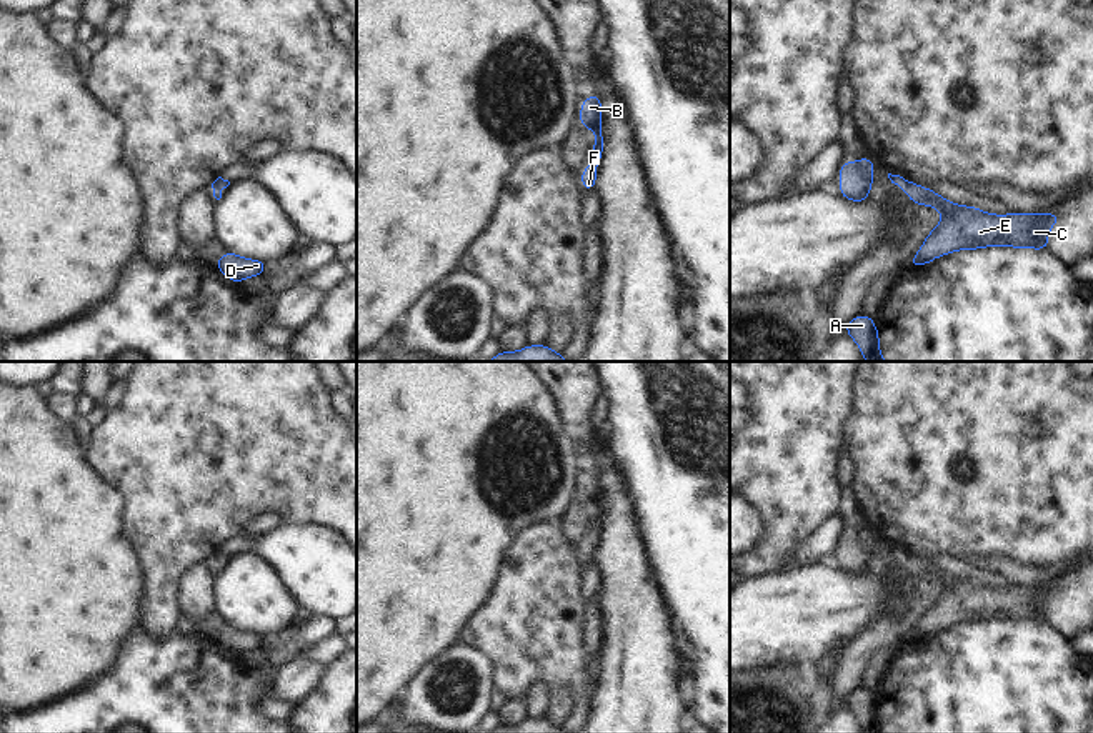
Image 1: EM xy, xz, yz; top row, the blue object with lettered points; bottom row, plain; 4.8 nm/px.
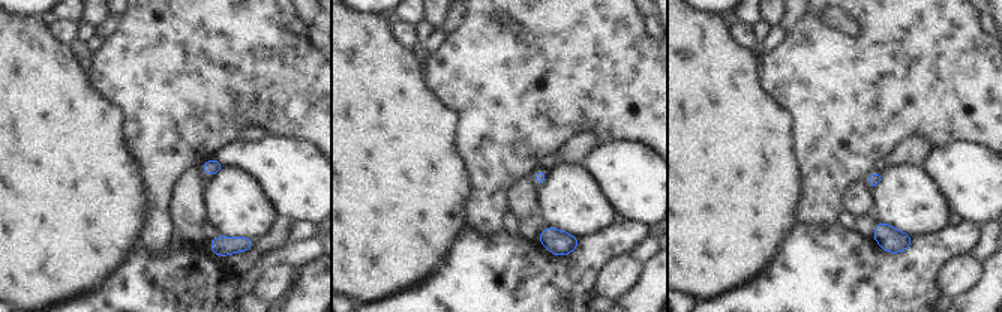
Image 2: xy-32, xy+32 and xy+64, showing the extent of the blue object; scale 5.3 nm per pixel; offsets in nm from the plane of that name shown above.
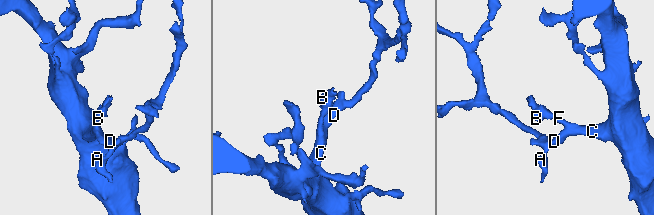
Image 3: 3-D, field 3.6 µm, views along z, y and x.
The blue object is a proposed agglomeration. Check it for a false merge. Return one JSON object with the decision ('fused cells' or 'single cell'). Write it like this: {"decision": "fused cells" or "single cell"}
{"decision": "single cell"}

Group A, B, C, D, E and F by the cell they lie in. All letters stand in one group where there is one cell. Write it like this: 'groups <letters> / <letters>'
groups A B C D E F

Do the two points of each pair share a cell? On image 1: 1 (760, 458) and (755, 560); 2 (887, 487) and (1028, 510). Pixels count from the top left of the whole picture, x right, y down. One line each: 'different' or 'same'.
1: same
2: same

